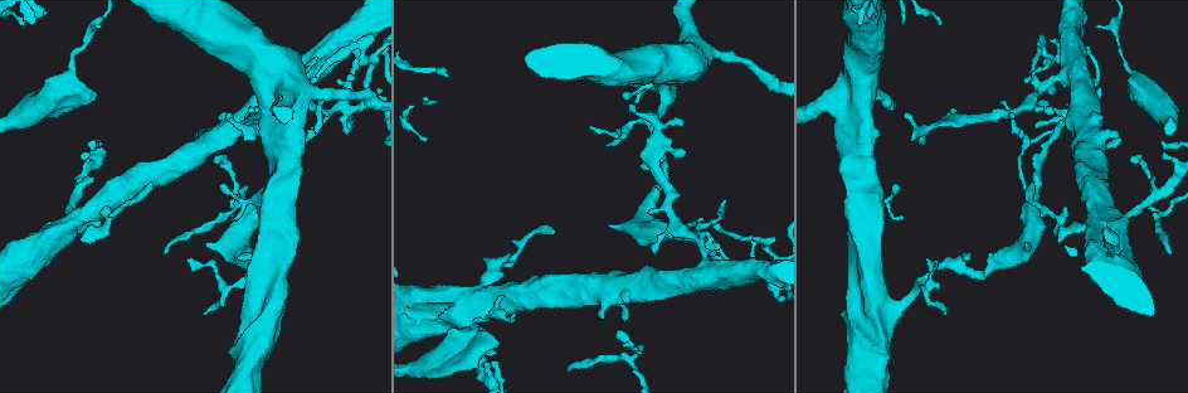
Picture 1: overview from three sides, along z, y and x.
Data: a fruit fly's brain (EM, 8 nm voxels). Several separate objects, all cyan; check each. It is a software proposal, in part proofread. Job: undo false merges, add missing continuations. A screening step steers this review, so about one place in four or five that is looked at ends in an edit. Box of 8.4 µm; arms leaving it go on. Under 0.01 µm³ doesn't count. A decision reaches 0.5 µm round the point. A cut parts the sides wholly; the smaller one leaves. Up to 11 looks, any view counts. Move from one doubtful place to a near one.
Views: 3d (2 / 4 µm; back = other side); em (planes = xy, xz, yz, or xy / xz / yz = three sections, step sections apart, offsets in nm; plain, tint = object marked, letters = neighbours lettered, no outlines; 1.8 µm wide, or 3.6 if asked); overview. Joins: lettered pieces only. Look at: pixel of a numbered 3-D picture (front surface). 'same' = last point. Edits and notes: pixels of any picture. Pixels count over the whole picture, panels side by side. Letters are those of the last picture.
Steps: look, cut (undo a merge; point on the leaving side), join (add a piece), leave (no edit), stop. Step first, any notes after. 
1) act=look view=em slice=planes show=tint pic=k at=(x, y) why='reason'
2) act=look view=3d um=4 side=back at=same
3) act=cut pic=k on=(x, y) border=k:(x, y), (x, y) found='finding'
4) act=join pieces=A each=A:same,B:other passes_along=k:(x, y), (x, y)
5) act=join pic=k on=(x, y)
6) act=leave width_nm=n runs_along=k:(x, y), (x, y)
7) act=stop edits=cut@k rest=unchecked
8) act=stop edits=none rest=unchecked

act=look view=em slice=yz step=8 show=tint pic=1 at=(485, 310) why='thick turns thin'

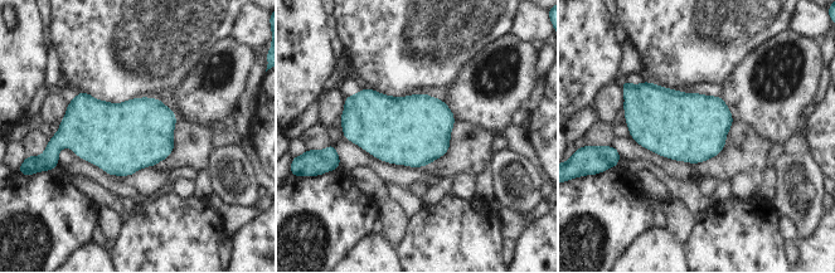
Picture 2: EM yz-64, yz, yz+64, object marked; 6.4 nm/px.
act=look view=em slice=planes show=letters at=same why='cut it another way'

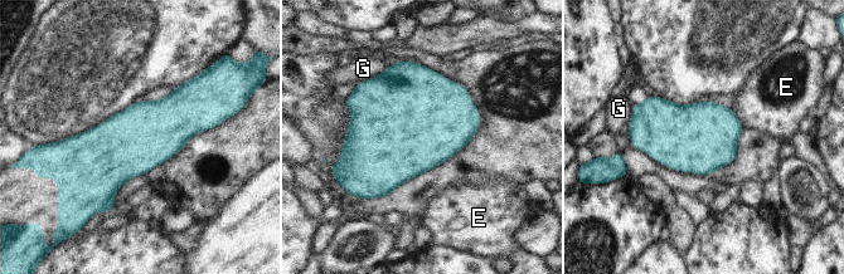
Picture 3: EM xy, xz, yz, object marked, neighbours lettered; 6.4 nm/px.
act=leave each=E:other,G:other border=3:(731, 109), (743, 127) found='continuous, no second neuron'

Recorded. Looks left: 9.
act=look view=3d um=2 pic=1 at=(554, 232) why='thin end'

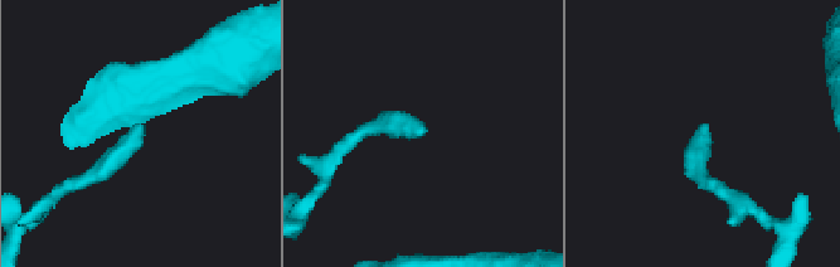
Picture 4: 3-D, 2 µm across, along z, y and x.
act=look view=em slice=xz step=8 show=letters pic=4 at=(141, 125) why='shape alone is not enough'

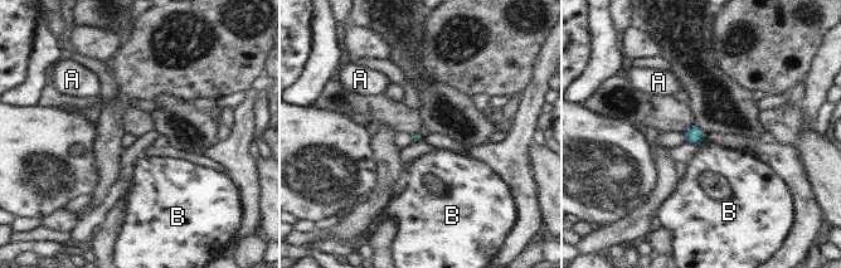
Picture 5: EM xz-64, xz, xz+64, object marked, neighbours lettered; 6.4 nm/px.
act=look view=em slice=planes show=letters at=same

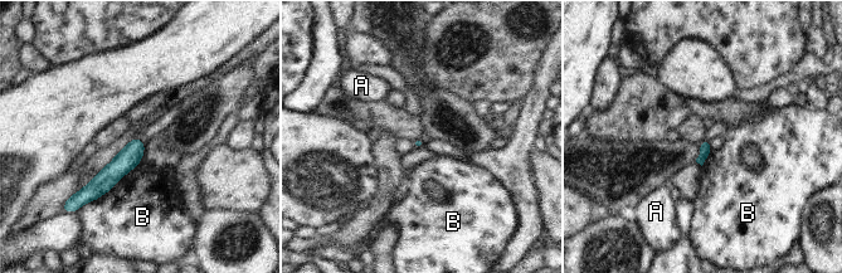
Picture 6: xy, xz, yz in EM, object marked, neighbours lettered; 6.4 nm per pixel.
act=leave width_nm=70 each=A:other,B:other border=6:(141, 160), (107, 191), (81, 205) found='no lettered piece goes on from it'

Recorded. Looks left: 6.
act=look view=3d um=2 side=back pic=1 at=(208, 244) why='free end'

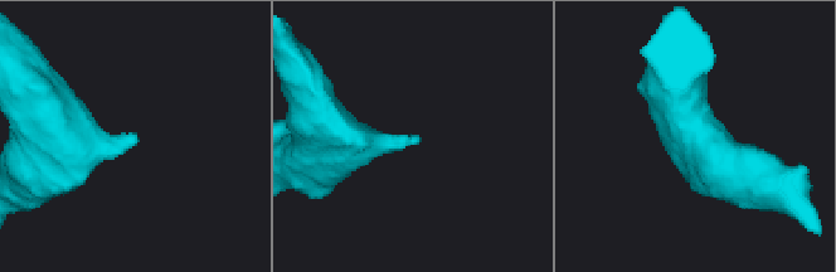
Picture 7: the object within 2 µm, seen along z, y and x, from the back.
act=look view=em slice=planes show=plain pic=7 at=(132, 139)

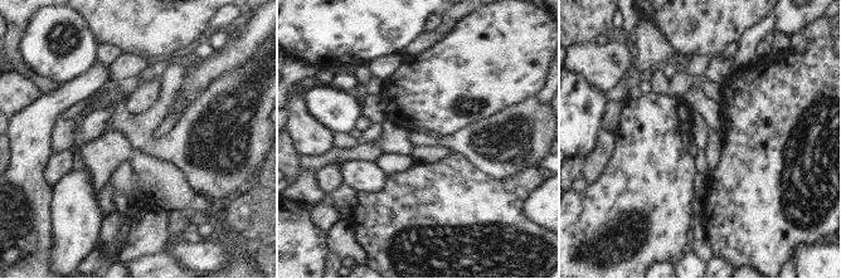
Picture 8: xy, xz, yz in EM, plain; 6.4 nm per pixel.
act=look view=em slice=planes show=letters at=same

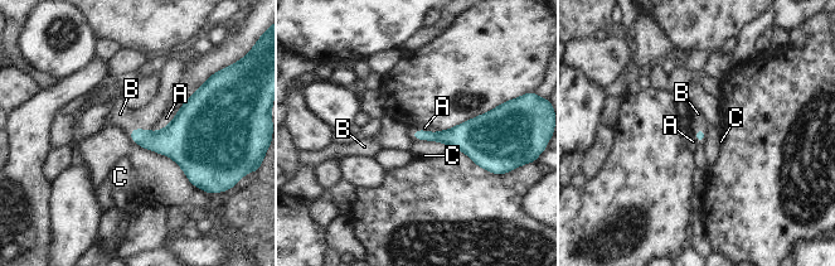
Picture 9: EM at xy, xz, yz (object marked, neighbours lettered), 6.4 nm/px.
act=join pieces=B longest_contact=A:240nm each=A:other,B:same,C:other passes_along=9:(176, 140), (140, 129), (142, 117) found='the neuron continues'

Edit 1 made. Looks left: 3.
act=look view=overview why='redraw'

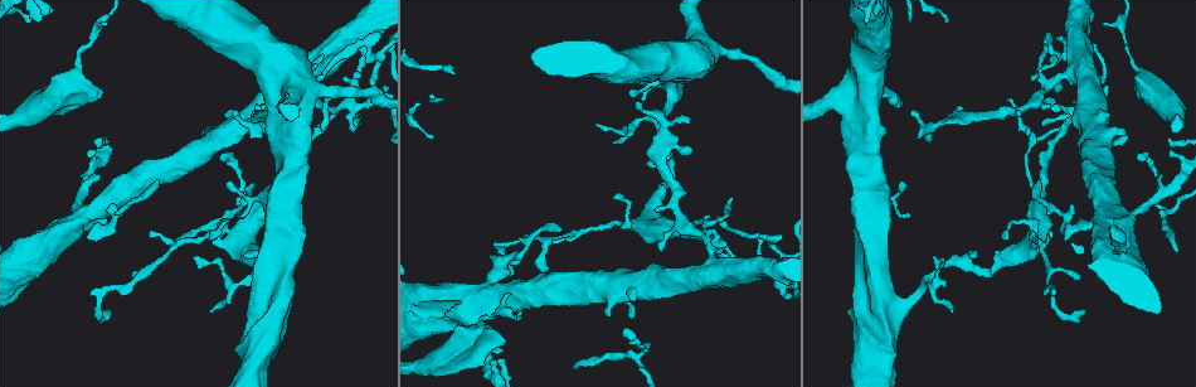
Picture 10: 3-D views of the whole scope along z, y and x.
act=look view=em um=3.6 slice=planes show=plain pic=10 at=(249, 279) why='arms part here'

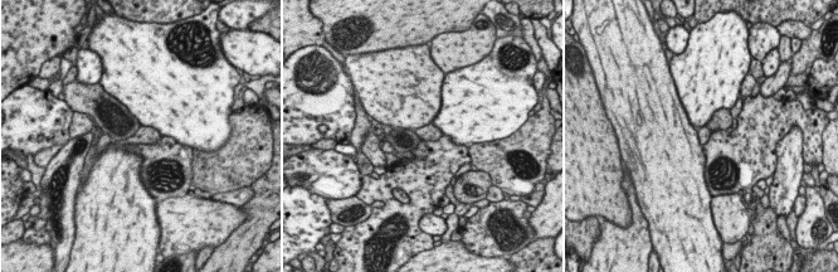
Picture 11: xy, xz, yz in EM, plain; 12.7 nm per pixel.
act=look view=em um=3.6 slice=planes show=letters at=same why='see the neighbours'

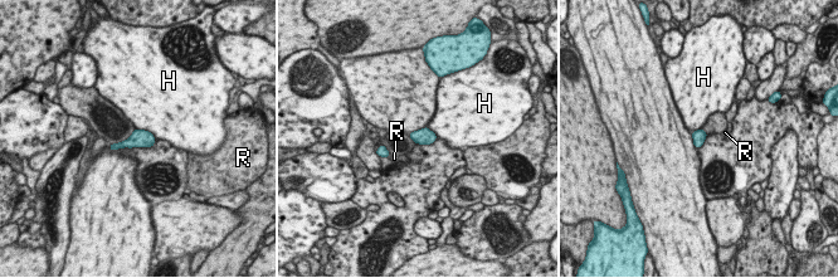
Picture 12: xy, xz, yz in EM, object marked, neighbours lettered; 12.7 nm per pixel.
act=leave longest_contact=H:300nm each=H:other,R:other border=12:(136, 127), (147, 130), (155, 138) found='one neuron here'

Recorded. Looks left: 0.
act=stop edits=join@9 rest=unchecked

